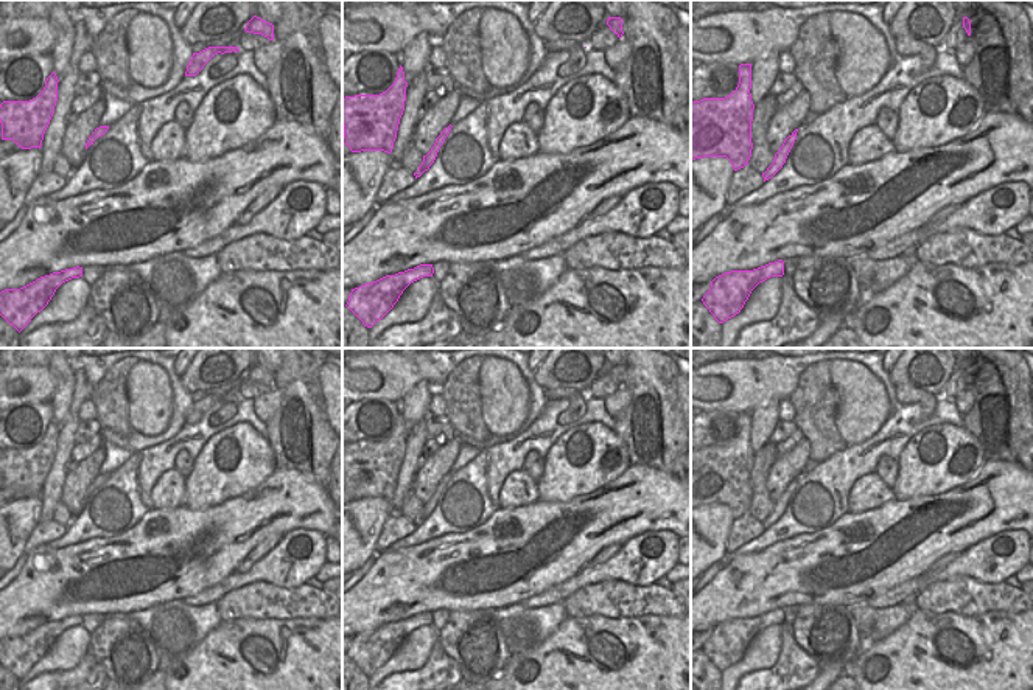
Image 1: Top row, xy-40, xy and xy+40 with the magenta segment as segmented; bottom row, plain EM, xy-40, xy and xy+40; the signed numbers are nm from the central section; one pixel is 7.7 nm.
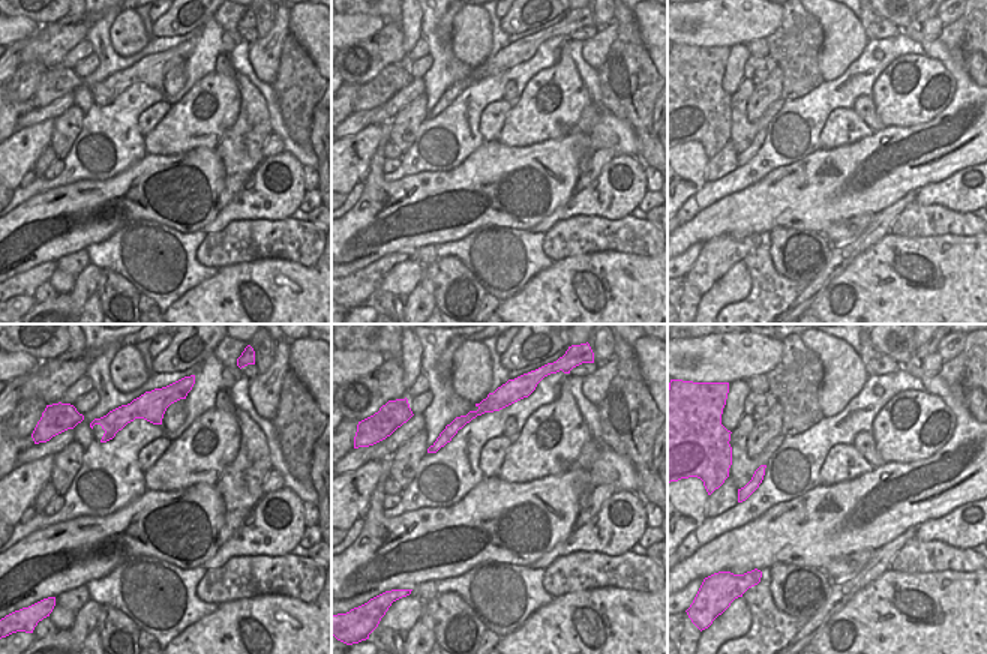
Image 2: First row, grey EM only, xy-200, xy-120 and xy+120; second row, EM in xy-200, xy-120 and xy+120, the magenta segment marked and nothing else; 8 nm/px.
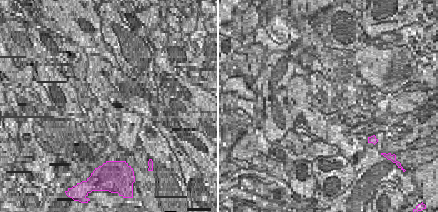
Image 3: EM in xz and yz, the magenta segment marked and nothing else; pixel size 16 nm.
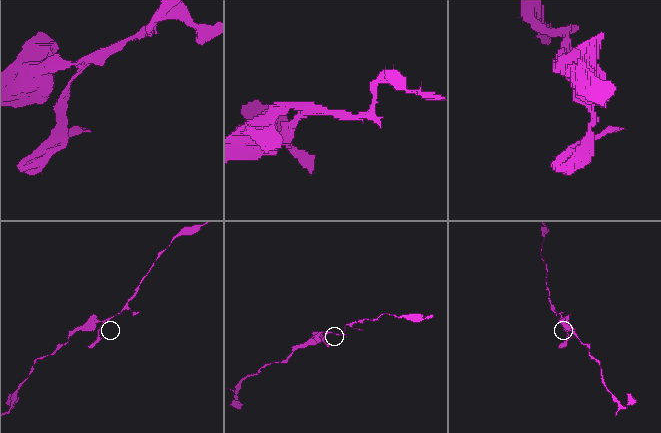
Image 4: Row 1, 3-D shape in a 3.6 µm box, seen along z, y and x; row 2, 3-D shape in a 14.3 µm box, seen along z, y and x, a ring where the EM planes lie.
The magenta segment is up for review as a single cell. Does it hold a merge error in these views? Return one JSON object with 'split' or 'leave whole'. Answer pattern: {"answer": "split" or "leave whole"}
{"answer": "split"}

